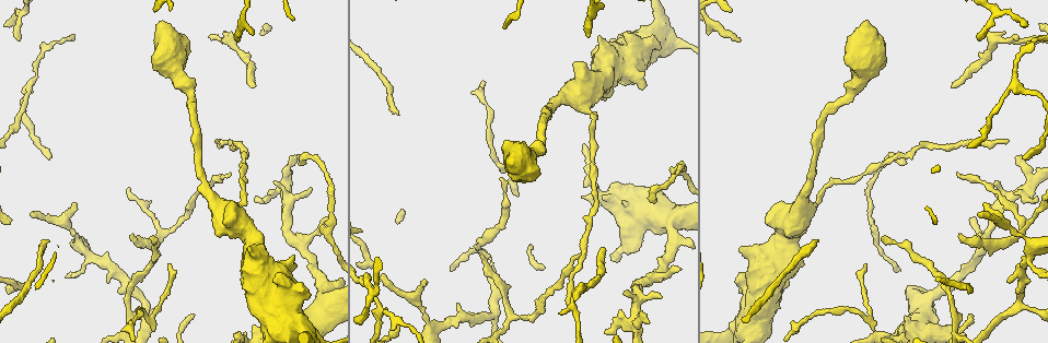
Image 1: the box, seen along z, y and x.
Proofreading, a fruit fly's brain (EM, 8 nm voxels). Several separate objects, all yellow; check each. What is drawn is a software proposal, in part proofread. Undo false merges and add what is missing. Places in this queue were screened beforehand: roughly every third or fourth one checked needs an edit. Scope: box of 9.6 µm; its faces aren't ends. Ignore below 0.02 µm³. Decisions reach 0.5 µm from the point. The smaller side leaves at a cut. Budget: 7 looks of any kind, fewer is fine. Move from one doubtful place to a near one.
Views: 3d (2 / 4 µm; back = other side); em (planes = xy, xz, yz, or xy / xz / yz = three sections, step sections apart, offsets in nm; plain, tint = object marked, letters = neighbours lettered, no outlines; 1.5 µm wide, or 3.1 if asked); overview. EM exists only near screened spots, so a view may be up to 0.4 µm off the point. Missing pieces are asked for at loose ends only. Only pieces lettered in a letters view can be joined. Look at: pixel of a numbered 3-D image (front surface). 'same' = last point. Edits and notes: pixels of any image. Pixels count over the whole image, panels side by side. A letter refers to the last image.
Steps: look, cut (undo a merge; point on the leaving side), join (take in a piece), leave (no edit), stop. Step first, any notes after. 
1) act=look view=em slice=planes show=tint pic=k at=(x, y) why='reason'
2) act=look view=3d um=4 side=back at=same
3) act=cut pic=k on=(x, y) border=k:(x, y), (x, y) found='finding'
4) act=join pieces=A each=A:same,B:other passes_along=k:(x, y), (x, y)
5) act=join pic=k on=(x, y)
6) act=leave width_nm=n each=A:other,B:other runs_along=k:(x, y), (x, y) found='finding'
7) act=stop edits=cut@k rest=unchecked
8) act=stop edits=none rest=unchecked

act=look view=em slice=planes show=tint pic=1 at=(232, 39) why='arms part here'

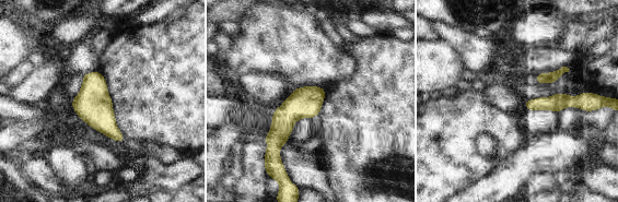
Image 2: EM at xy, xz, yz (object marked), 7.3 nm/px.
act=look view=em slice=planes show=letters at=same why='see the neighbours'

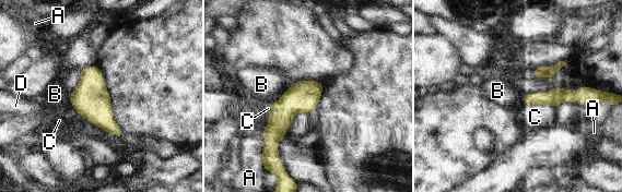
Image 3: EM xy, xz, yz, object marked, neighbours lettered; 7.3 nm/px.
act=leave width_nm=220 longest_contact=C:240nm each=A:other,B:other,C:other,D:other found='one neuron here'

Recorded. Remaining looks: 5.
act=look view=3d um=4 pic=1 at=(566, 303) why='tapers out'

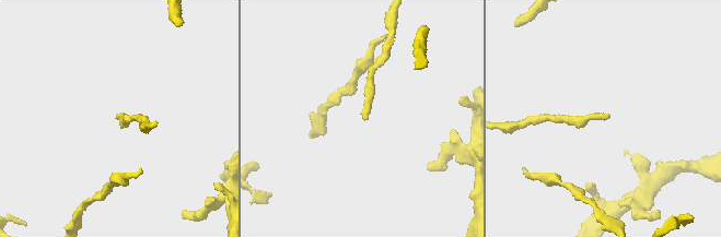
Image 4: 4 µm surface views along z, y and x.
act=look view=em um=3.1 slice=planes show=letters pic=4 at=(363, 117)

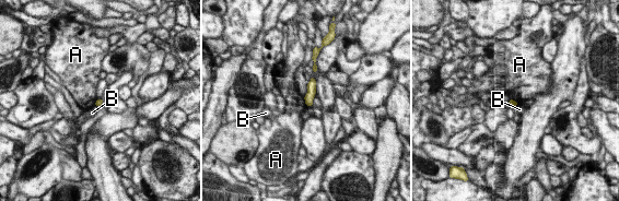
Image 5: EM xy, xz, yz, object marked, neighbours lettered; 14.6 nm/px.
act=leave each=A:other,B:other border=5:(303, 96), (304, 103), (307, 106) found='none of them fits'

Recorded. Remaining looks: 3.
act=look view=em slice=planes show=letters pic=1 at=(959, 234) why='branch stops here'

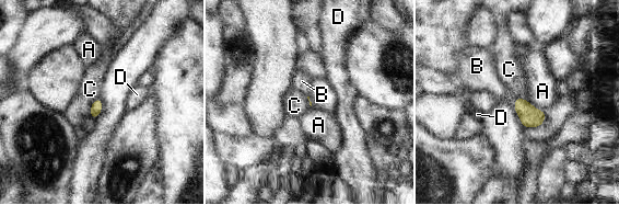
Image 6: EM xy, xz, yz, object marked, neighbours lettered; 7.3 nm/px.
act=join pieces=B longest_contact=C:160nm each=A:other,B:same,C:other,D:other passes_along=6:(529, 115), (515, 102), (489, 80) found='the neuron continues'

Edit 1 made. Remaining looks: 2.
act=stop edits=join@6 rest=unchecked

